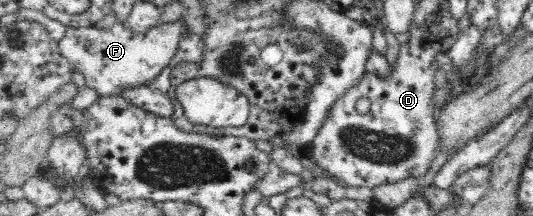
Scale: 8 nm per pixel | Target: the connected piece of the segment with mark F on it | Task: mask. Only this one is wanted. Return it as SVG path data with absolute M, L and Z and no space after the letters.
M180 19L157 23L143 35L133 33L125 23L119 22L109 30L71 23L58 41L58 48L60 54L83 74L87 88L95 89L105 97L121 96L125 90L148 86L165 68L170 67L179 42L187 32L186 23Z

